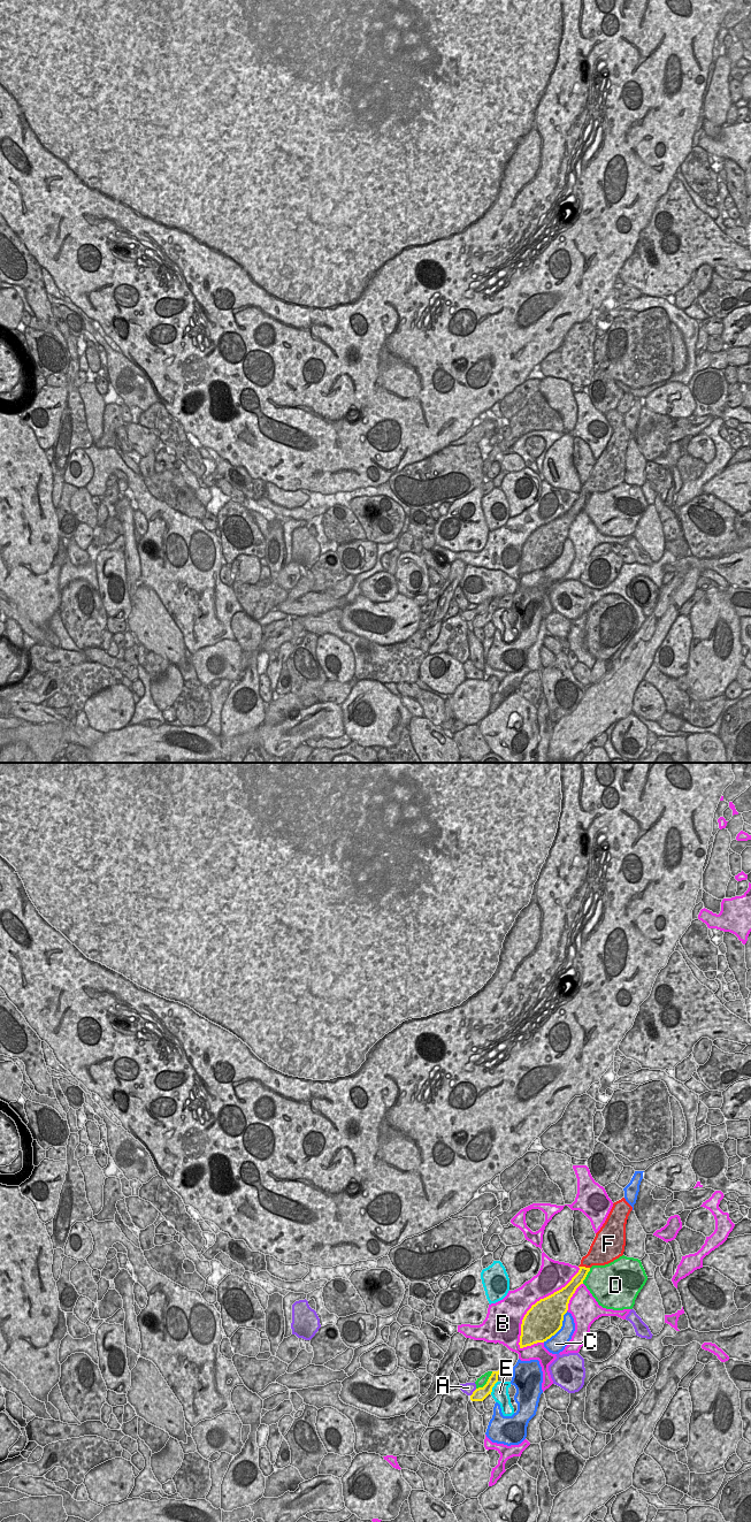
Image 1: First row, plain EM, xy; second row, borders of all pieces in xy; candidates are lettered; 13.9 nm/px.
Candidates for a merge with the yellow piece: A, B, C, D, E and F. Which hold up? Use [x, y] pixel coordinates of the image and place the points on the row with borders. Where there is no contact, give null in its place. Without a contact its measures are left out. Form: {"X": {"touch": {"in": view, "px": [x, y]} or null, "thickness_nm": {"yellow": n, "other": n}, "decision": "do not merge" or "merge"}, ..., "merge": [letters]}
{"A": {"touch": {"in": "xy", "px": [473, 1392]}, "thickness_nm": {"yellow": 180, "other": 160}, "decision": "do not merge"}, "B": {"touch": {"in": "xy", "px": [537, 1301]}, "thickness_nm": {"yellow": 480, "other": 340}, "decision": "do not merge"}, "C": {"touch": {"in": "xy", "px": [559, 1329]}, "thickness_nm": {"yellow": 500, "other": 240}, "decision": "do not merge"}, "D": {"touch": {"in": "xy", "px": [487, 1382]}, "thickness_nm": {"yellow": 180, "other": 140}, "decision": "do not merge"}, "E": {"touch": {"in": "xy", "px": [492, 1386]}, "thickness_nm": {"yellow": 180, "other": 220}, "decision": "do not merge"}, "F": {"touch": {"in": "xy", "px": [584, 1267]}, "thickness_nm": {"yellow": 160, "other": 280}, "decision": "merge"}, "merge": ["F"]}

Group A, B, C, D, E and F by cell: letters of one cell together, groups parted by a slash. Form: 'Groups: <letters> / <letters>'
Groups: A / B / C / D / E / F

